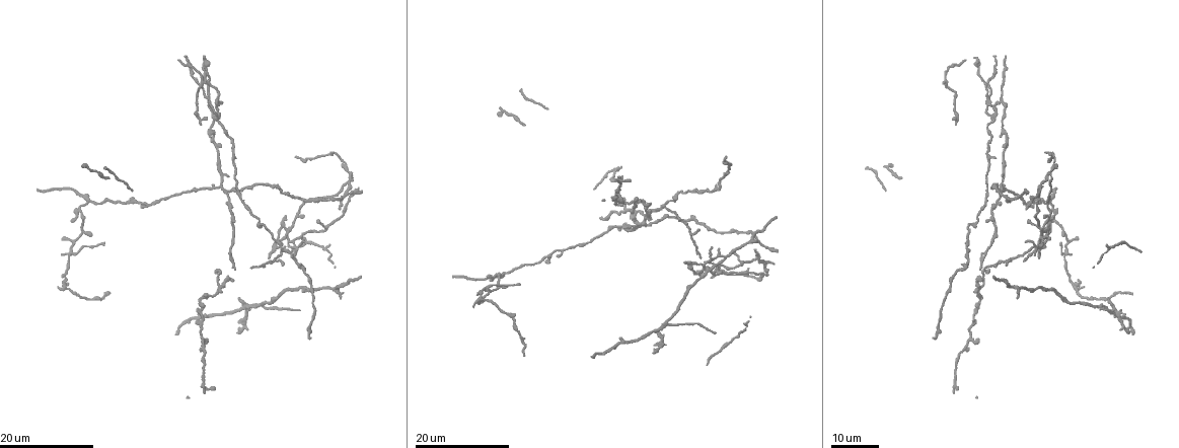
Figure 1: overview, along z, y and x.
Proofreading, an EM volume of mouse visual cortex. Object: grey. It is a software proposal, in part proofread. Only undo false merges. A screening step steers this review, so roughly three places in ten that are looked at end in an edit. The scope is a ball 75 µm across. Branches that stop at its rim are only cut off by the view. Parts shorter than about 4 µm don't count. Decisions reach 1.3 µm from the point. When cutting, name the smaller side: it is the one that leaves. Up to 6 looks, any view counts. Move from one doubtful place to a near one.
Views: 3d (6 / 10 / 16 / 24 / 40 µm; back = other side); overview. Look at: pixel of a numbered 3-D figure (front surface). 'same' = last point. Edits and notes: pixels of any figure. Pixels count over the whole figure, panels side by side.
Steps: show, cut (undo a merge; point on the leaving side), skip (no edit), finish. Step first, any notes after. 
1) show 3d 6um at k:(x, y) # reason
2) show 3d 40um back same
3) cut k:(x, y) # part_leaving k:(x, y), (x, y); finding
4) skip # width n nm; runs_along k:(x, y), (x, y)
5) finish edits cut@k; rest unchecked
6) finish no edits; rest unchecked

show 3d 16um at 1:(980, 287) # three-way junction

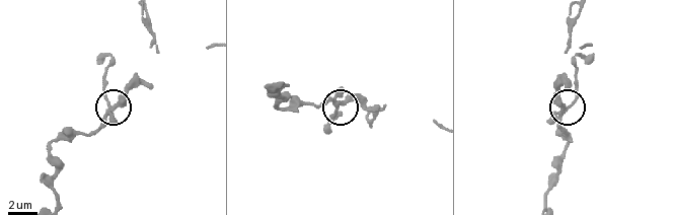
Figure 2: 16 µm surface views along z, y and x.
show 3d 6um at 2:(567, 106) # zoom in

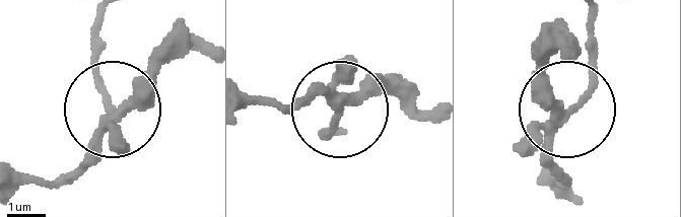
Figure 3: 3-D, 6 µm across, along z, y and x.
skip # runs_along 3:(185, 26), (111, 106), (97, 74), (97, 16); all the same neuron

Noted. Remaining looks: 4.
show 3d 24um at 1:(294, 246) # looks like a crossing

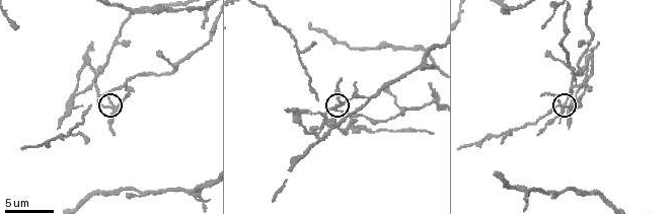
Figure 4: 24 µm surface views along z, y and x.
show 3d 10um at 4:(111, 101)

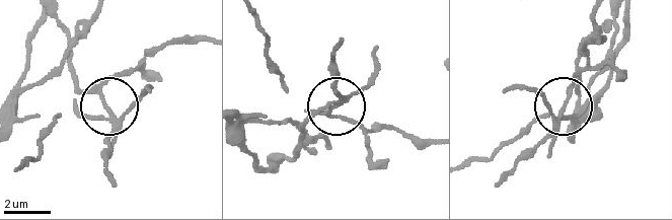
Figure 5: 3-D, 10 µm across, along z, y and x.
cut 5:(109, 151) # arms 5; two neurons meet here

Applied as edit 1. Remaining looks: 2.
show 3d 16um at 1:(967, 225) # calibre changes

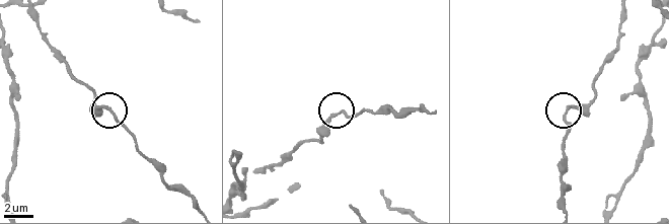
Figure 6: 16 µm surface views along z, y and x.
show 3d 6um at 6:(111, 110)

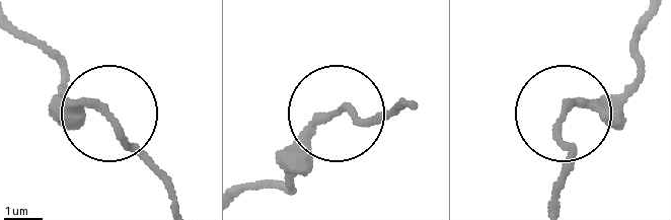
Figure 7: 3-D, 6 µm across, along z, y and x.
skip # width 190 nm; runs_along 7:(643, 20), (634, 78), (558, 127), (566, 181); one neuron here

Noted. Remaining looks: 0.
finish edits cut@5; rest unchecked

